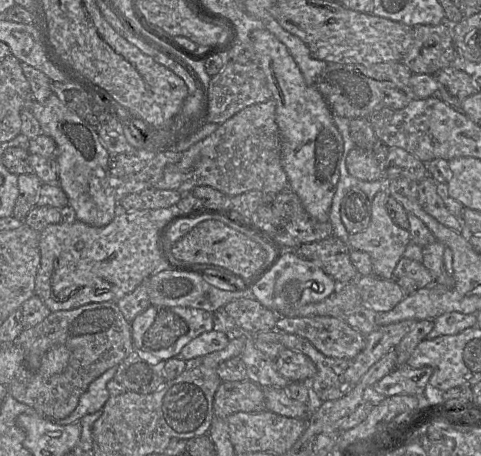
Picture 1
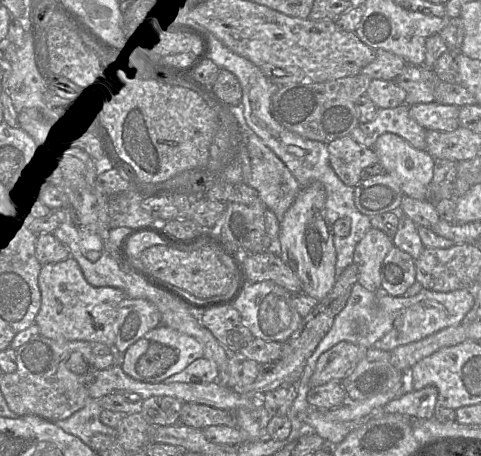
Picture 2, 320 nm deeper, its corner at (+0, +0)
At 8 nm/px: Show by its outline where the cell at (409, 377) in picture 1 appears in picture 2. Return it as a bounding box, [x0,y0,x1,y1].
[383,386,438,419]

